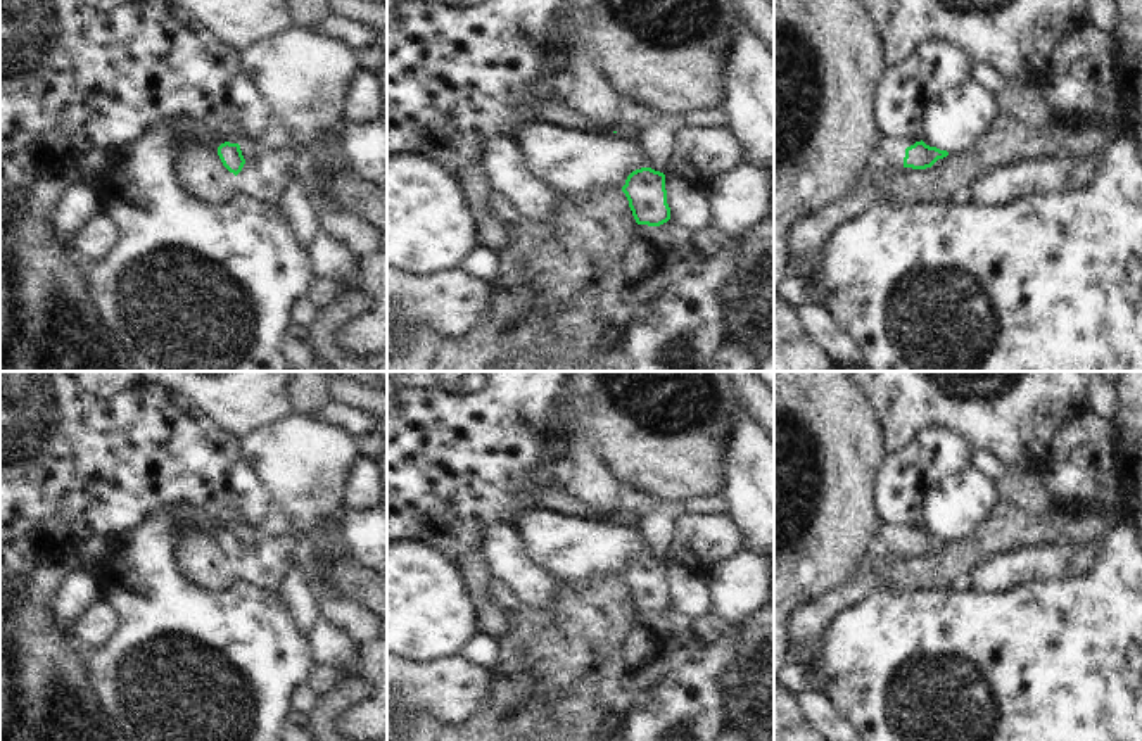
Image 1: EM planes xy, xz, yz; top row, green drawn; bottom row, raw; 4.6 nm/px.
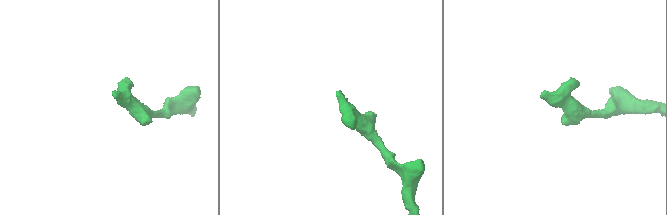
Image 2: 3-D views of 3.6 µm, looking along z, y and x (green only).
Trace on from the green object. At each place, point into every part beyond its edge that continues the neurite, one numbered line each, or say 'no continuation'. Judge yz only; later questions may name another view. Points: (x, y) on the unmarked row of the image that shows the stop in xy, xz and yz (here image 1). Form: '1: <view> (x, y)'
1: yz (890, 539)

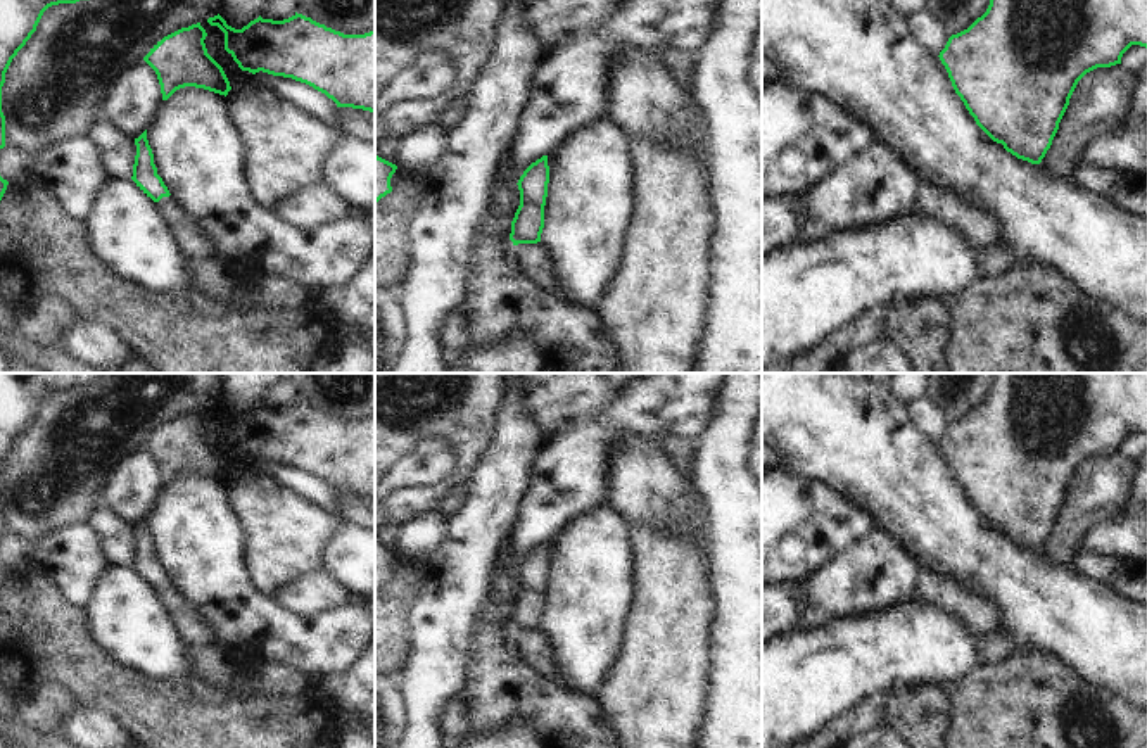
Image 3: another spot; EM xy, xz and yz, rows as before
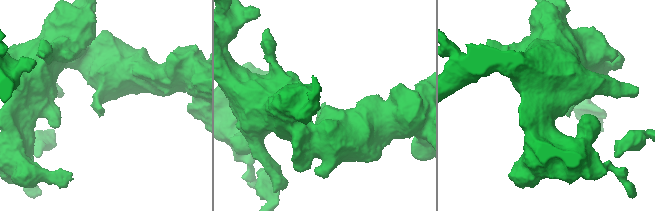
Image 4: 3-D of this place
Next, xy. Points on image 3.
1: xy (192, 629)

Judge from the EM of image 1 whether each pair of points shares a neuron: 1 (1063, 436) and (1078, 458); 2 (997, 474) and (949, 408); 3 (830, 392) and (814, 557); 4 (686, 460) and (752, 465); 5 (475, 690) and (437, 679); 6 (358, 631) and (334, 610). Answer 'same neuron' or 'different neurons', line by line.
1: different neurons
2: different neurons
3: same neuron
4: different neurons
5: same neuron
6: same neuron

